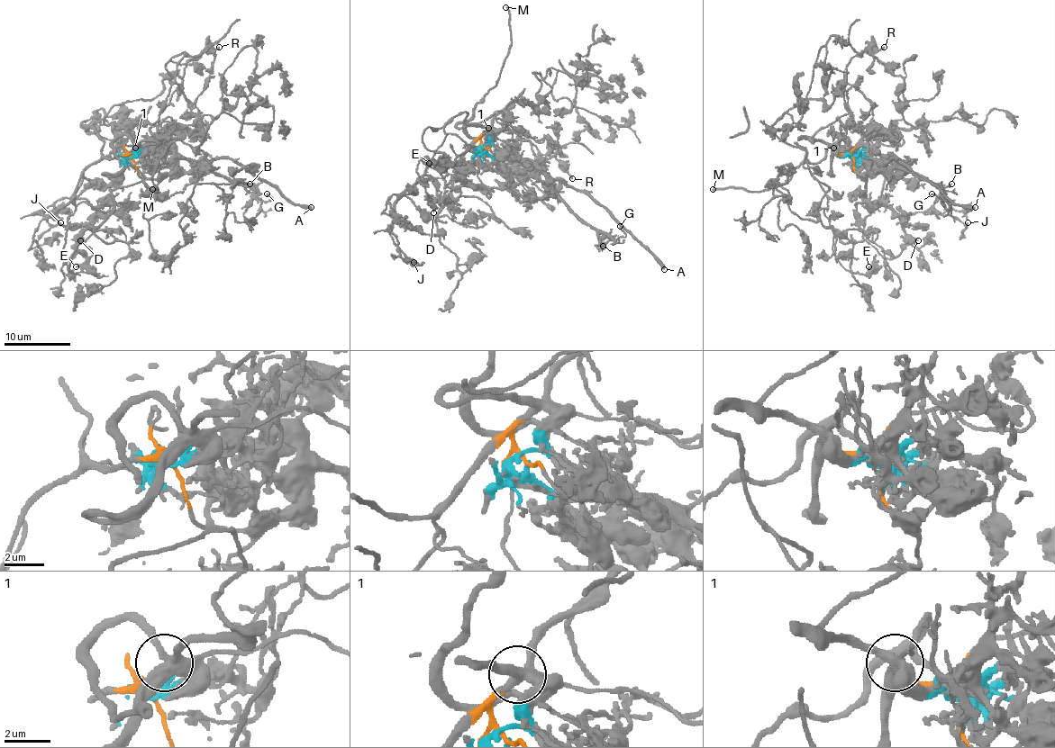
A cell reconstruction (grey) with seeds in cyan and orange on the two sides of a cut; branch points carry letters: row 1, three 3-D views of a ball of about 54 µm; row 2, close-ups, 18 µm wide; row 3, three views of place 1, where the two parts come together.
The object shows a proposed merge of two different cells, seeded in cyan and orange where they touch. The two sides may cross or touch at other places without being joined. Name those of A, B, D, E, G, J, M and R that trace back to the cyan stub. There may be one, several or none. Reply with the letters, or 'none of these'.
A, B, G, M

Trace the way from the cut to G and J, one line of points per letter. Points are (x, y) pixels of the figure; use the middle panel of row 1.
G: (486, 148), (507, 166), (532, 162), (557, 195), (584, 220), (615, 239), (625, 236), (619, 226)
J: (486, 148), (478, 139), (447, 166), (429, 159), (425, 172), (397, 201), (392, 234), (398, 254), (413, 263)

